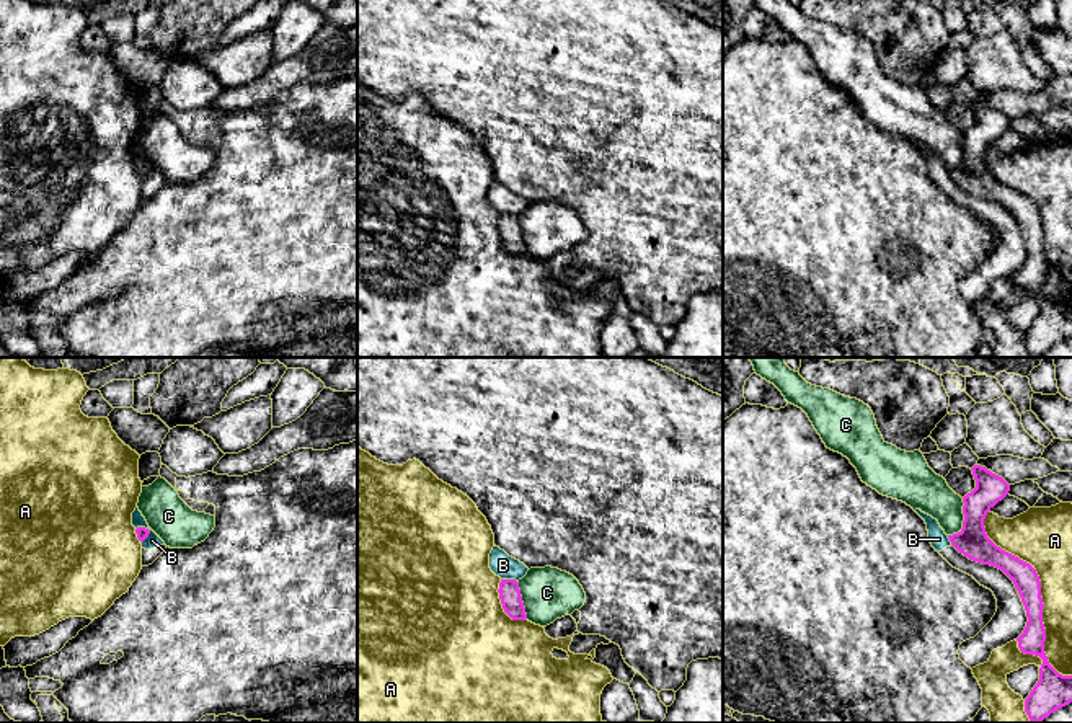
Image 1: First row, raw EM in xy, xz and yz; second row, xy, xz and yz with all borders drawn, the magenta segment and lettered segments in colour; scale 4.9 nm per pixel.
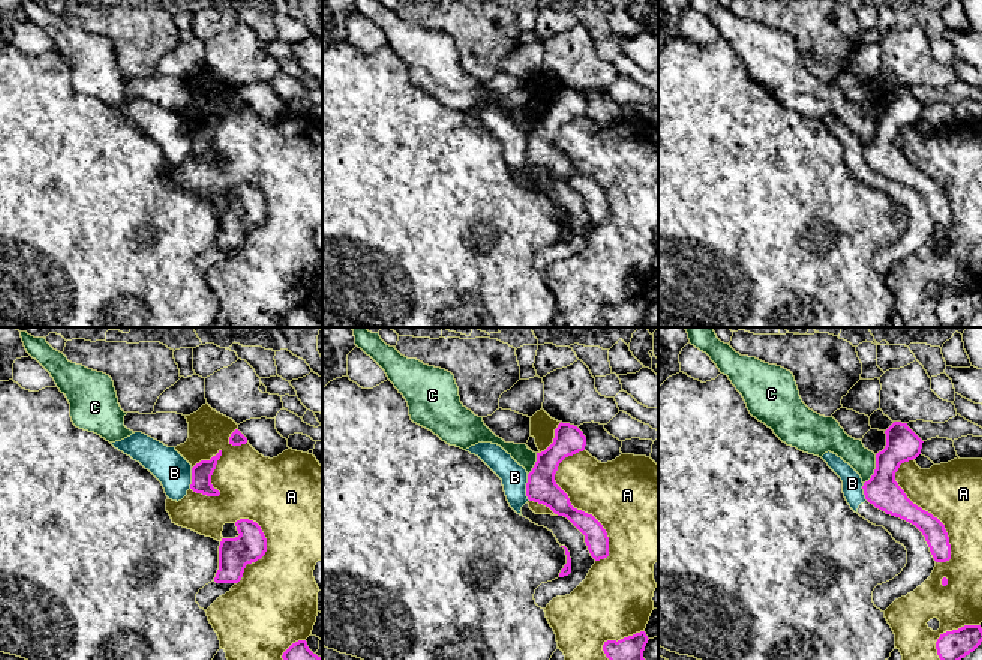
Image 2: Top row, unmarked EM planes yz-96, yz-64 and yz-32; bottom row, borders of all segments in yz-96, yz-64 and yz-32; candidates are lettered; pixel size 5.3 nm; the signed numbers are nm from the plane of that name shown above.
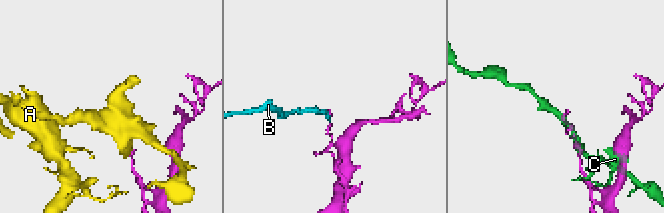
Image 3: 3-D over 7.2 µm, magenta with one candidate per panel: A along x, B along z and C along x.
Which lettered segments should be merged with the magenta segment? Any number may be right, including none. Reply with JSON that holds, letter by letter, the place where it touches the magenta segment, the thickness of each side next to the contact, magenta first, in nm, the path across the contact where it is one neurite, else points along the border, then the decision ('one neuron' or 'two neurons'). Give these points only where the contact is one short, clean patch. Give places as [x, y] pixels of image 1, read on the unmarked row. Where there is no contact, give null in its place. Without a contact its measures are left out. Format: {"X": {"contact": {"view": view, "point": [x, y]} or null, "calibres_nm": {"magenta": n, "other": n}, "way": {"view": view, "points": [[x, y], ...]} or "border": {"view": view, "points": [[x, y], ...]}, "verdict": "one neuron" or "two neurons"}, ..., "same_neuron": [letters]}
{"A": {"contact": {"view": "yz", "point": [1040, 226]}, "calibres_nm": {"magenta": 130, "other": 280}, "verdict": "two neurons"}, "B": {"contact": {"view": "xz", "point": [509, 214]}, "calibres_nm": {"magenta": 110, "other": 120}, "border": {"view": "xz", "points": [[501, 212], [513, 212], [516, 216]]}, "verdict": "two neurons"}, "C": {"contact": {"view": "yz", "point": [965, 154]}, "calibres_nm": {"magenta": 160, "other": 200}, "verdict": "two neurons"}, "same_neuron": []}

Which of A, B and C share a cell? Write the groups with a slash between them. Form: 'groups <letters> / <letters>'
groups A / B / C

